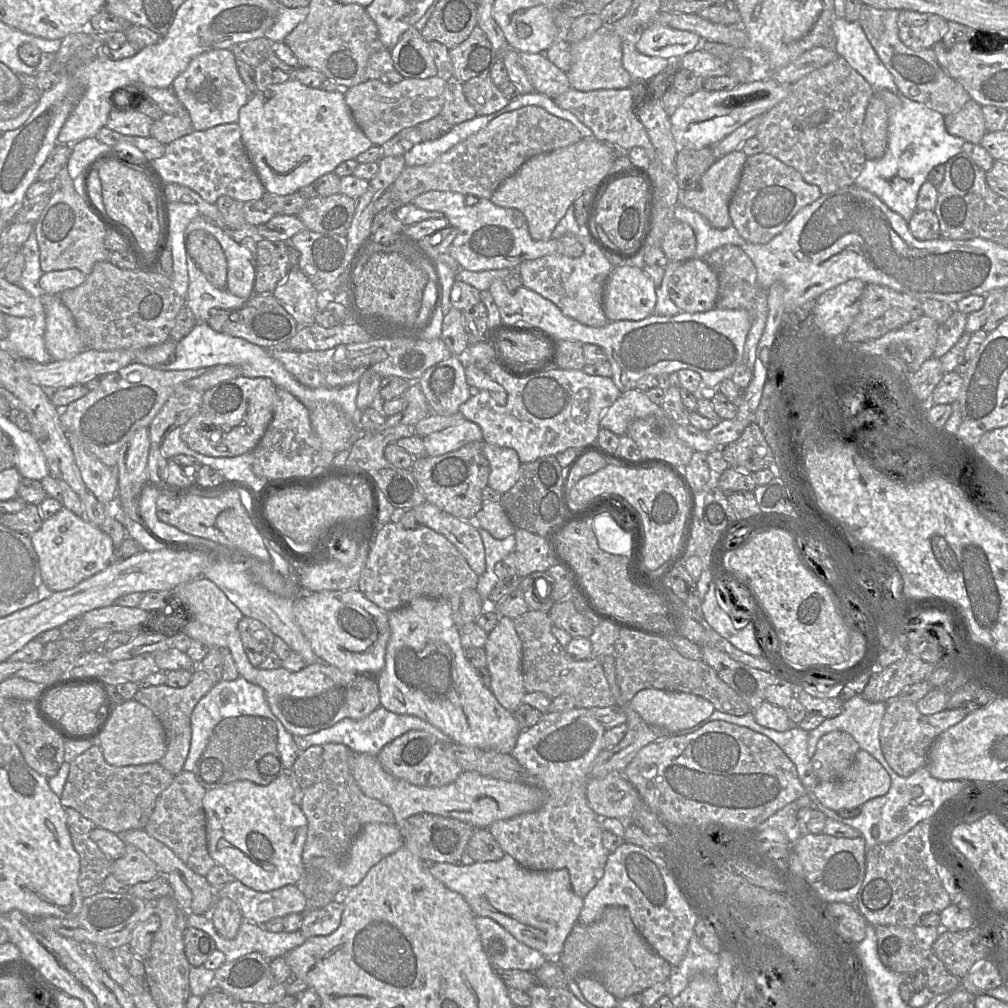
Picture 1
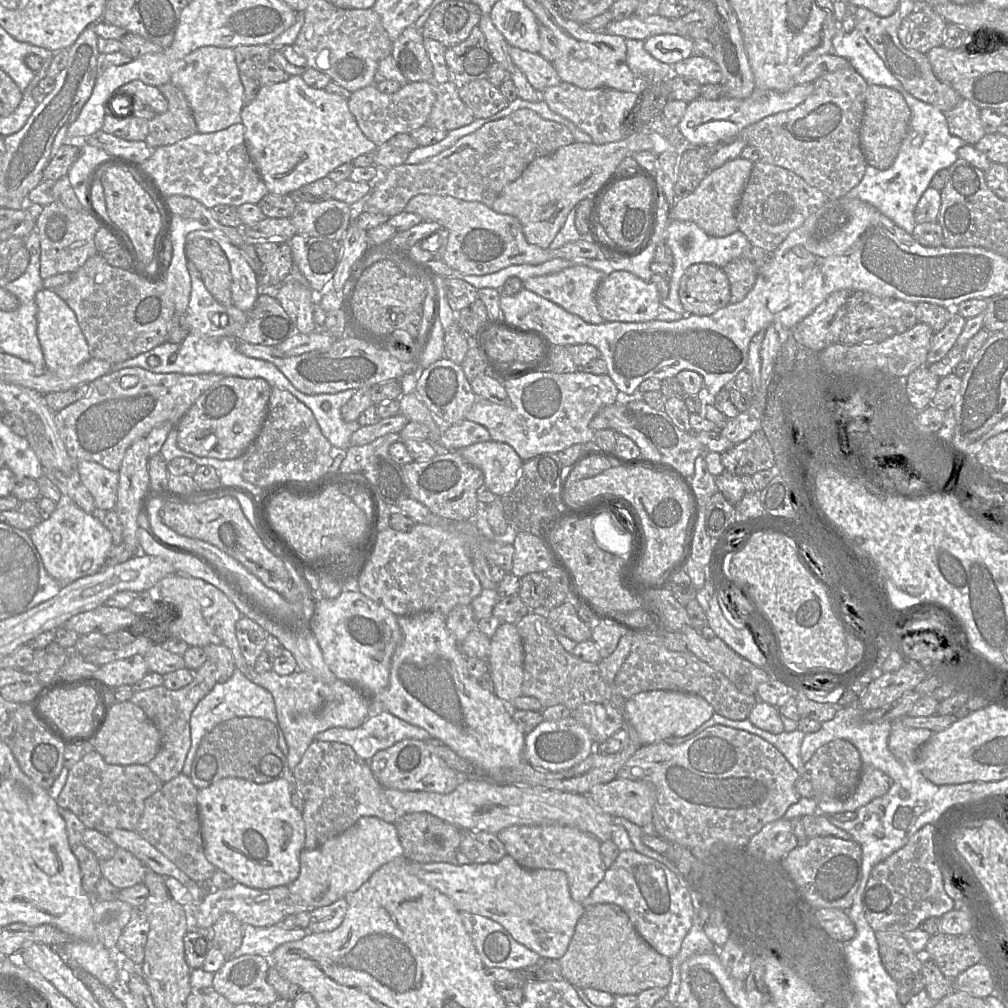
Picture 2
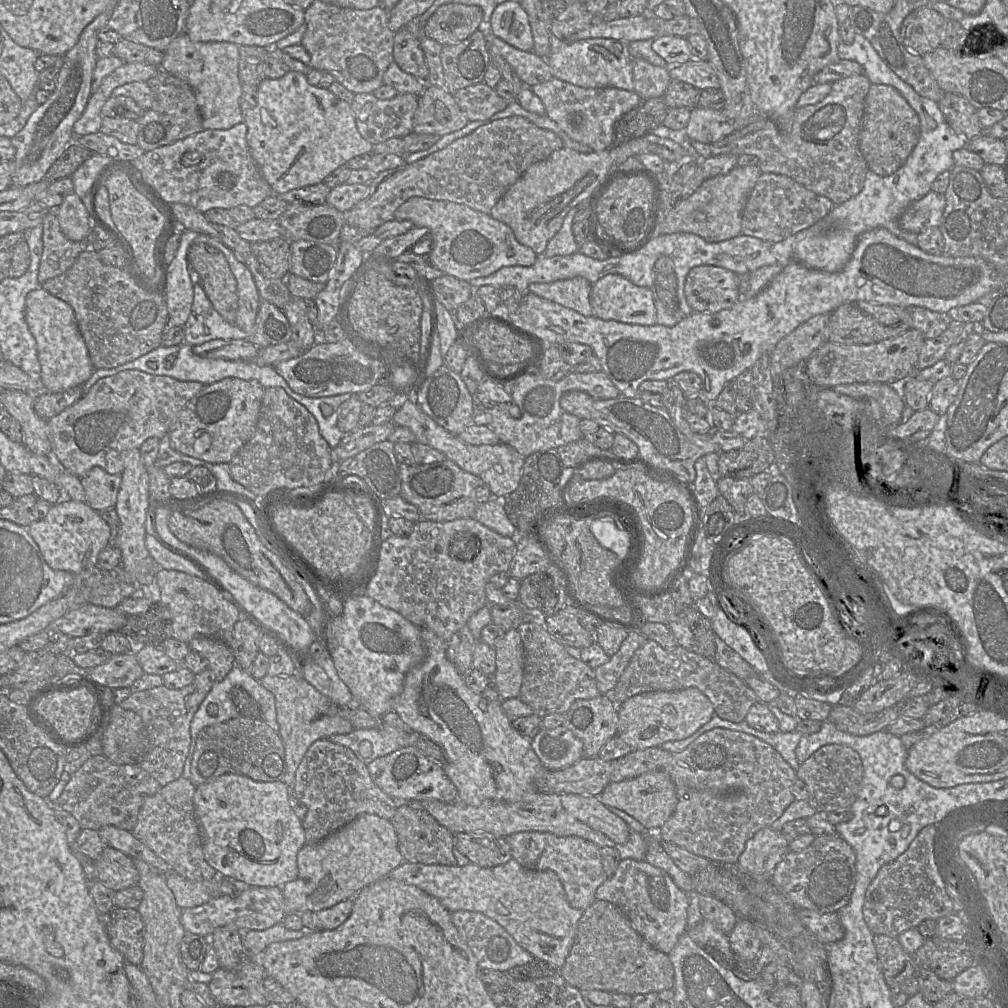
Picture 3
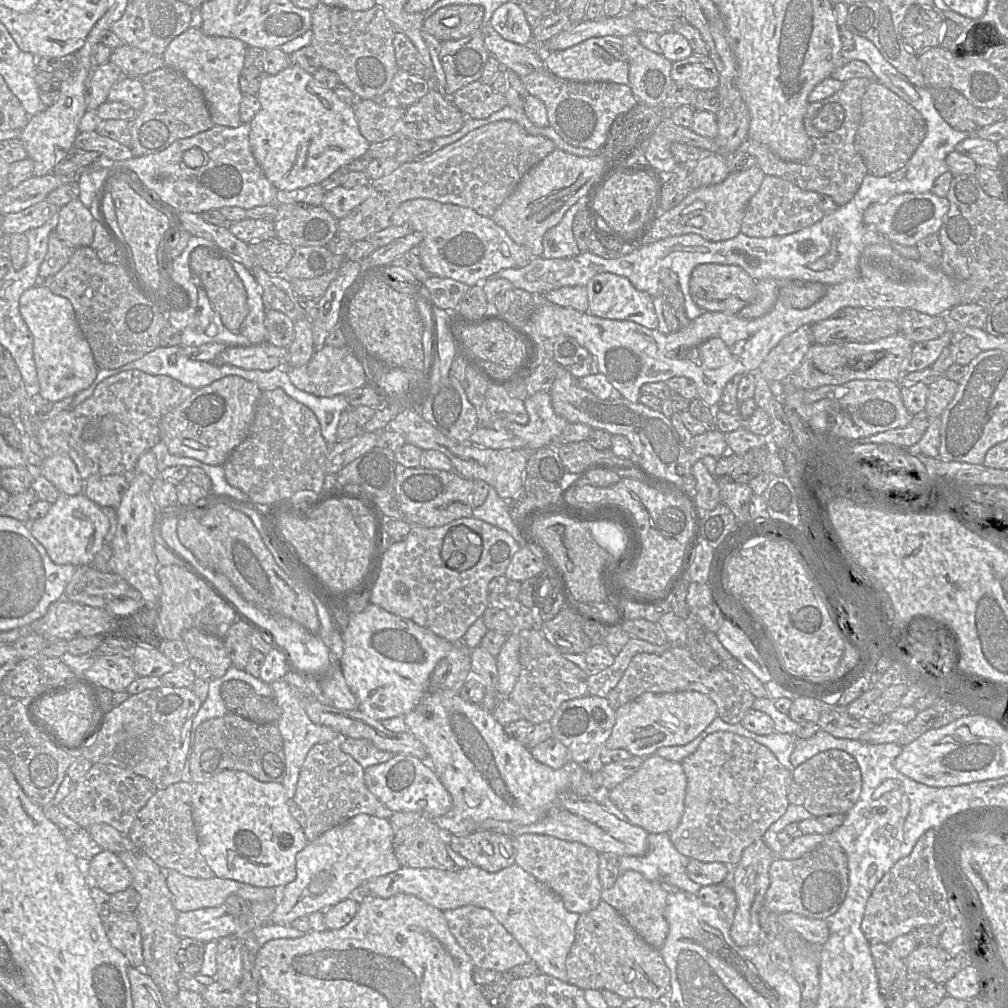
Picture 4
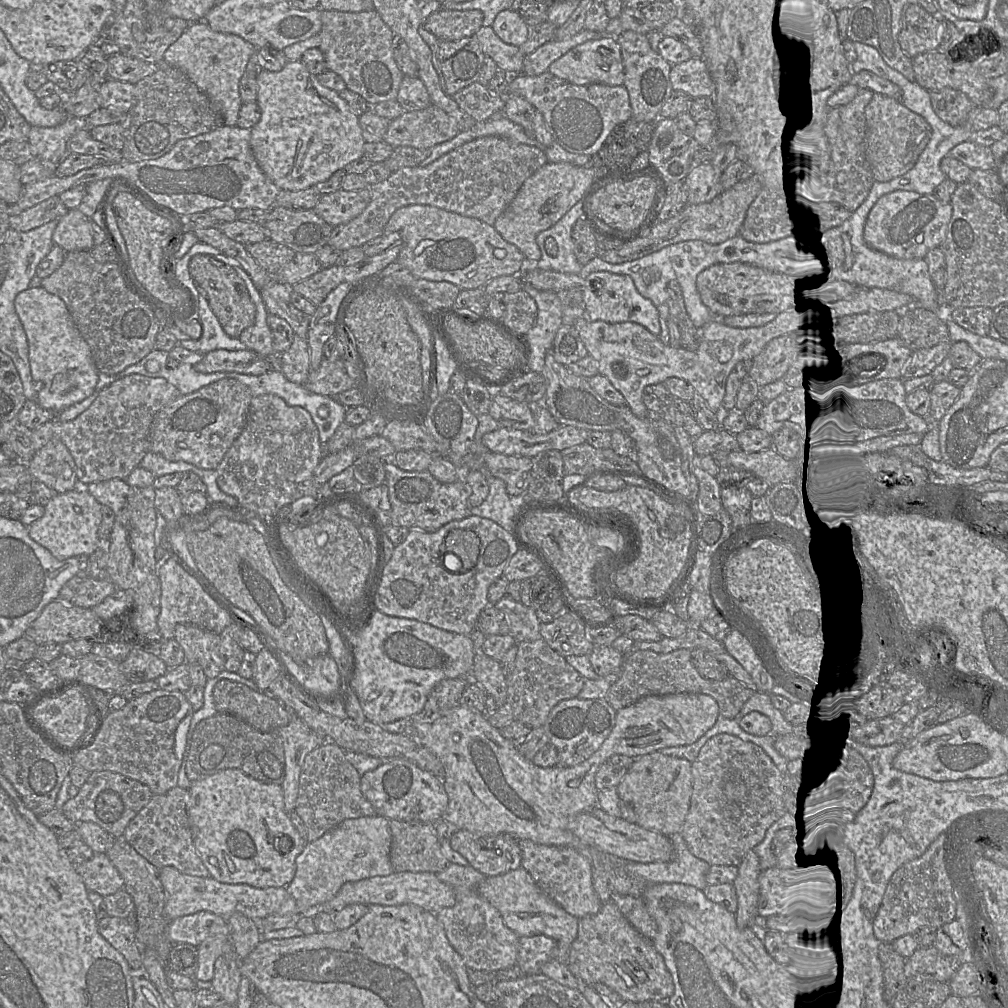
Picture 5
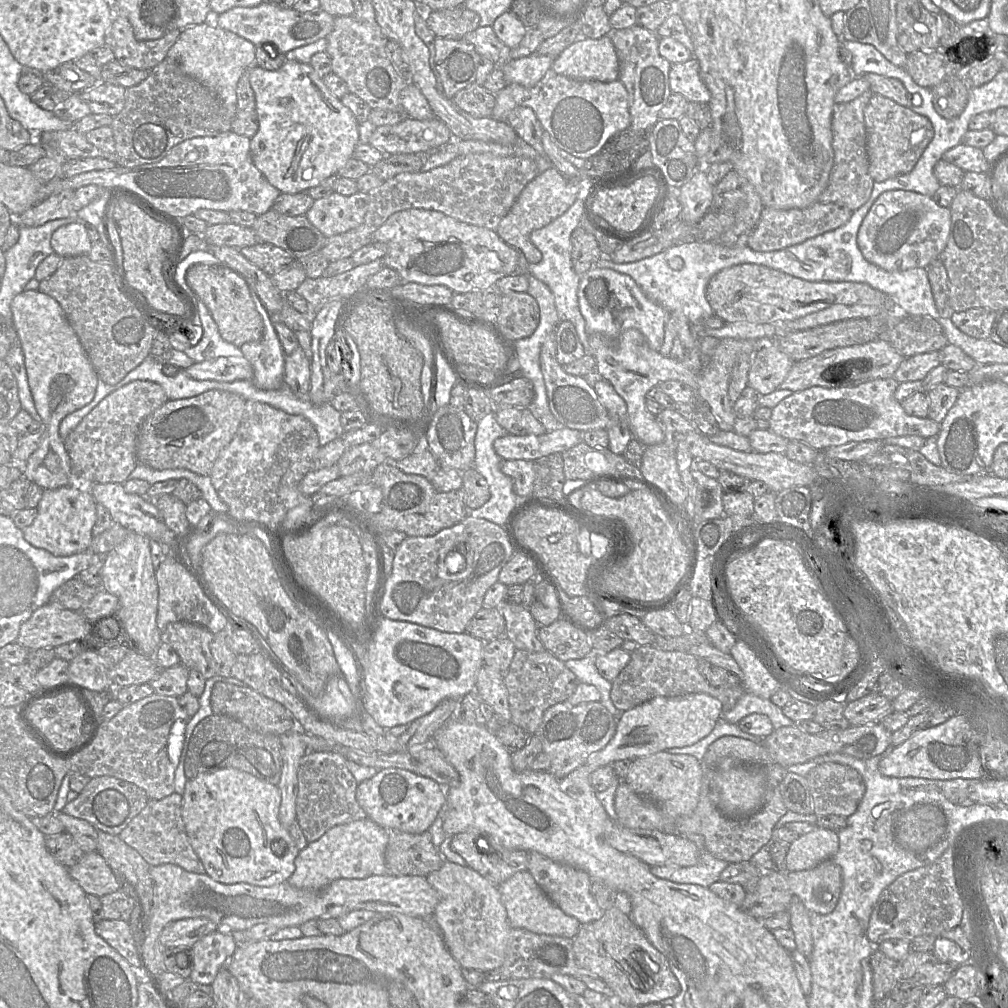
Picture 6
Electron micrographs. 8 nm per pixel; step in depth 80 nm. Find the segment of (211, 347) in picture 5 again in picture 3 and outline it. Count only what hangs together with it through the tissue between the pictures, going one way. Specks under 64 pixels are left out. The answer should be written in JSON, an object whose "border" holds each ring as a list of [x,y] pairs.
{"border":[[[191,266],[188,271],[194,298],[191,313],[184,325],[184,343],[196,346],[214,339],[247,339],[251,332],[244,332],[235,323],[225,321],[212,306],[199,282],[198,274]]]}

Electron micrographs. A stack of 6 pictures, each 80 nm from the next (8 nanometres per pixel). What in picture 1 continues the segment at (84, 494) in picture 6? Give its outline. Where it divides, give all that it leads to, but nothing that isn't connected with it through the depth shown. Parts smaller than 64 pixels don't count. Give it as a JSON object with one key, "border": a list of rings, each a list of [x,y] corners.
{"border":[[[65,507],[45,520],[30,538],[39,558],[42,580],[53,592],[73,588],[113,562],[115,548],[111,537]]]}

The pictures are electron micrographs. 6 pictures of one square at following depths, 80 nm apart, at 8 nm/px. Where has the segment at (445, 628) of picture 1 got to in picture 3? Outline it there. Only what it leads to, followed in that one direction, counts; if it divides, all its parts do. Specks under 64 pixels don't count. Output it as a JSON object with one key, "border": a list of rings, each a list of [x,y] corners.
{"border":[[[421,629],[421,639],[426,648],[424,660],[405,676],[403,690],[396,698],[393,711],[413,731],[438,744],[445,755],[443,768],[457,789],[457,801],[470,806],[479,806],[487,800],[514,803],[535,790],[536,774],[547,771],[531,747],[531,739],[515,730],[503,712],[501,702],[492,702],[472,692],[463,676],[446,657],[446,641],[428,629]]]}

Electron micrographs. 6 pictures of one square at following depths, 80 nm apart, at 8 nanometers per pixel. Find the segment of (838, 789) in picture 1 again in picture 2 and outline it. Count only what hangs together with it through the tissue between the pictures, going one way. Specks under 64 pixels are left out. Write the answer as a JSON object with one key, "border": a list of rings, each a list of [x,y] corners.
{"border":[[[862,763],[860,782],[855,791],[842,800],[817,801],[818,811],[831,815],[844,811],[857,811],[873,799],[885,795],[891,786],[892,779],[888,775]]]}

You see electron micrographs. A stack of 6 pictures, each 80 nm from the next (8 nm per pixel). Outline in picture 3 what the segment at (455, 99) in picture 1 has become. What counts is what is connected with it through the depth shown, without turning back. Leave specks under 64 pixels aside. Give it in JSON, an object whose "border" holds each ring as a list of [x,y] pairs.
{"border":[[[427,86],[423,94],[419,95],[413,117],[413,132],[442,137],[462,129],[468,122],[454,95],[445,88]]]}

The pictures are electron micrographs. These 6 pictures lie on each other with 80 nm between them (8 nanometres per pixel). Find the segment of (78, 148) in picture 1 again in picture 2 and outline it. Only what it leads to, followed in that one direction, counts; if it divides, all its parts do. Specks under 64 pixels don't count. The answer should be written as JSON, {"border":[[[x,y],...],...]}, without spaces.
{"border":[[[81,142],[81,155],[67,173],[71,186],[86,182],[86,188],[89,187],[97,170],[110,160],[109,156],[104,150]]]}

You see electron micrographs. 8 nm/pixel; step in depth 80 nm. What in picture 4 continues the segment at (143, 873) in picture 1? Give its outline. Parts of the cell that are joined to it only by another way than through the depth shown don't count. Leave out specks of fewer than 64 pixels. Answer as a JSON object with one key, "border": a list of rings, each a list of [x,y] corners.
{"border":[[[103,850],[87,864],[81,872],[89,879],[90,888],[97,886],[109,895],[131,887],[133,877],[117,853]]]}

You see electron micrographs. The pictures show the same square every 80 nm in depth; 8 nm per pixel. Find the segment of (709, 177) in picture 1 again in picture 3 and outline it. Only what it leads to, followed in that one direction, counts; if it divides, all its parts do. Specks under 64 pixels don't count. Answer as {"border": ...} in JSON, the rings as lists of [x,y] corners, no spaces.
{"border":[[[758,165],[736,166],[727,174],[706,178],[695,192],[660,216],[650,239],[662,234],[688,232],[708,242],[720,242],[740,235],[743,209],[761,173]]]}

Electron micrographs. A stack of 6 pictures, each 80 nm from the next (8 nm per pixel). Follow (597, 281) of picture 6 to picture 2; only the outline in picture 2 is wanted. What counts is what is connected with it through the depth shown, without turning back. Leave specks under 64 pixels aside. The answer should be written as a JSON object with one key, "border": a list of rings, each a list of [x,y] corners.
{"border":[[[626,270],[606,275],[595,294],[596,304],[604,321],[646,322],[657,317],[661,297],[651,281],[645,281]]]}

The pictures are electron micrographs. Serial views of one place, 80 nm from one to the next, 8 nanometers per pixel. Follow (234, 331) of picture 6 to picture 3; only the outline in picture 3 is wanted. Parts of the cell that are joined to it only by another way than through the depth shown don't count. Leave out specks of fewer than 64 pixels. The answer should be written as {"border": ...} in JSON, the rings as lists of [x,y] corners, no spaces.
{"border":[[[192,242],[187,252],[189,265],[198,274],[199,282],[214,309],[228,323],[235,323],[238,307],[237,282],[224,254],[205,242]]]}

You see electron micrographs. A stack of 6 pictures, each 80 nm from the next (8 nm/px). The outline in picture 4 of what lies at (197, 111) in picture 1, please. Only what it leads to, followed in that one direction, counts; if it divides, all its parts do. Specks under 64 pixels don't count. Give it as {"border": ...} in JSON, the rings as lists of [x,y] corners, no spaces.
{"border":[[[190,26],[175,37],[162,55],[164,66],[182,73],[202,93],[214,125],[236,128],[242,124],[239,78],[247,45],[239,39],[207,36],[199,26]]]}

